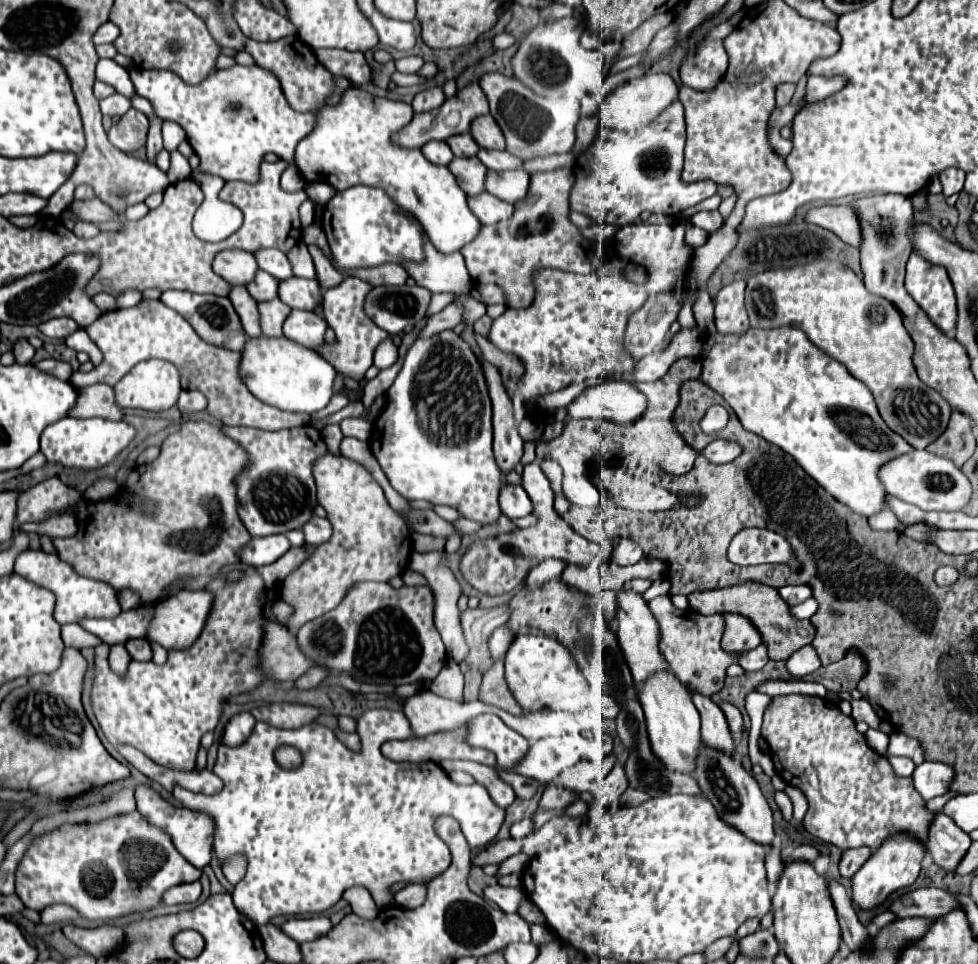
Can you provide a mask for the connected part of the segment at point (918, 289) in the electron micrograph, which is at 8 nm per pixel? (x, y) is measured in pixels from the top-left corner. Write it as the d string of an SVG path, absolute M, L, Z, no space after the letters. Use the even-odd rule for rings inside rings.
M913 252L907 262L905 288L941 332L949 332L951 328L955 328L955 292L943 266L935 266Z

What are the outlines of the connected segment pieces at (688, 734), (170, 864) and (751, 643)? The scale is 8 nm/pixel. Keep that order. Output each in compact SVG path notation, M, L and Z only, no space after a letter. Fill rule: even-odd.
M655 676L655 680L643 684L639 698L647 720L649 746L653 756L667 770L693 774L701 748L701 732L699 732L699 712L691 702L689 692L683 688L683 684L675 680L675 676Z
M137 810L121 816L111 816L95 824L63 824L57 830L45 832L31 840L17 870L15 870L15 894L27 908L41 912L51 904L69 904L89 920L119 918L133 912L145 912L161 904L161 896L167 888L195 882L201 878L201 870L189 864L173 846L167 832L147 822Z
M725 616L727 628L723 634L721 648L729 654L743 654L761 644L761 636L753 624L747 624L743 616Z

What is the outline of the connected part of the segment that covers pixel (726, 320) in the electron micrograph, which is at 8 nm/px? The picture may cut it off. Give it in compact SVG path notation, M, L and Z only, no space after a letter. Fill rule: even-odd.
M735 280L725 288L721 288L713 298L715 324L719 332L731 334L731 332L745 332L749 328L749 318L743 306L743 292L745 292L745 282Z

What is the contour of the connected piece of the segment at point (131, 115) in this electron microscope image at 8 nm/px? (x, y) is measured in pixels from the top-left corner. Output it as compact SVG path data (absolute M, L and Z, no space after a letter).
M131 108L123 118L119 118L111 130L109 140L113 146L117 146L123 152L135 152L141 146L145 146L149 130L149 120L143 112Z

